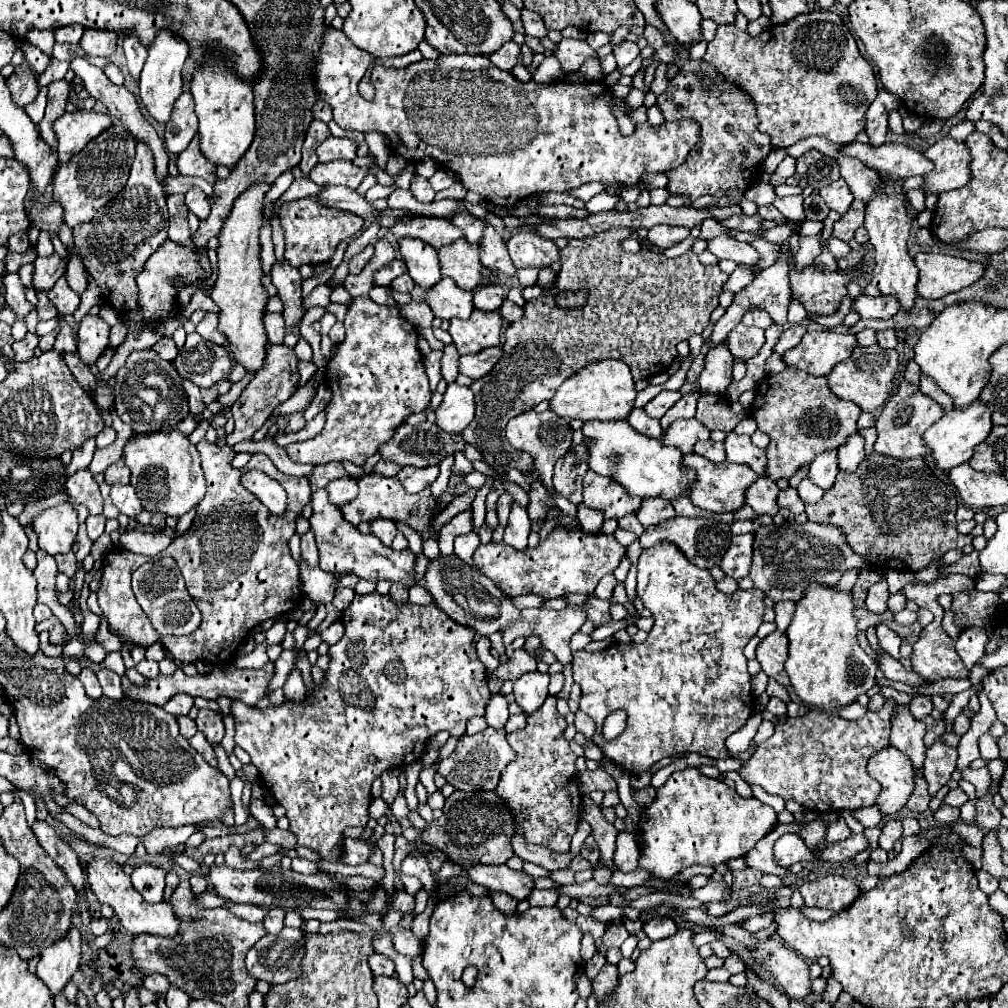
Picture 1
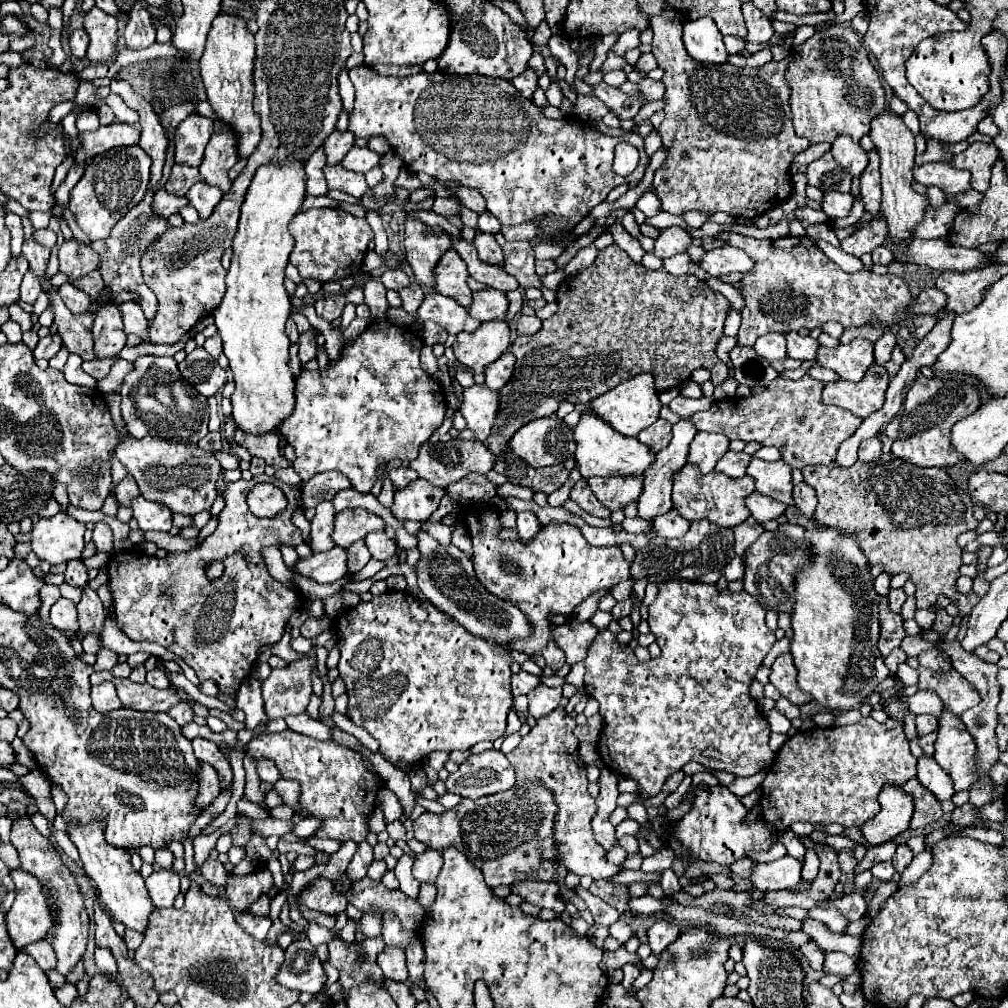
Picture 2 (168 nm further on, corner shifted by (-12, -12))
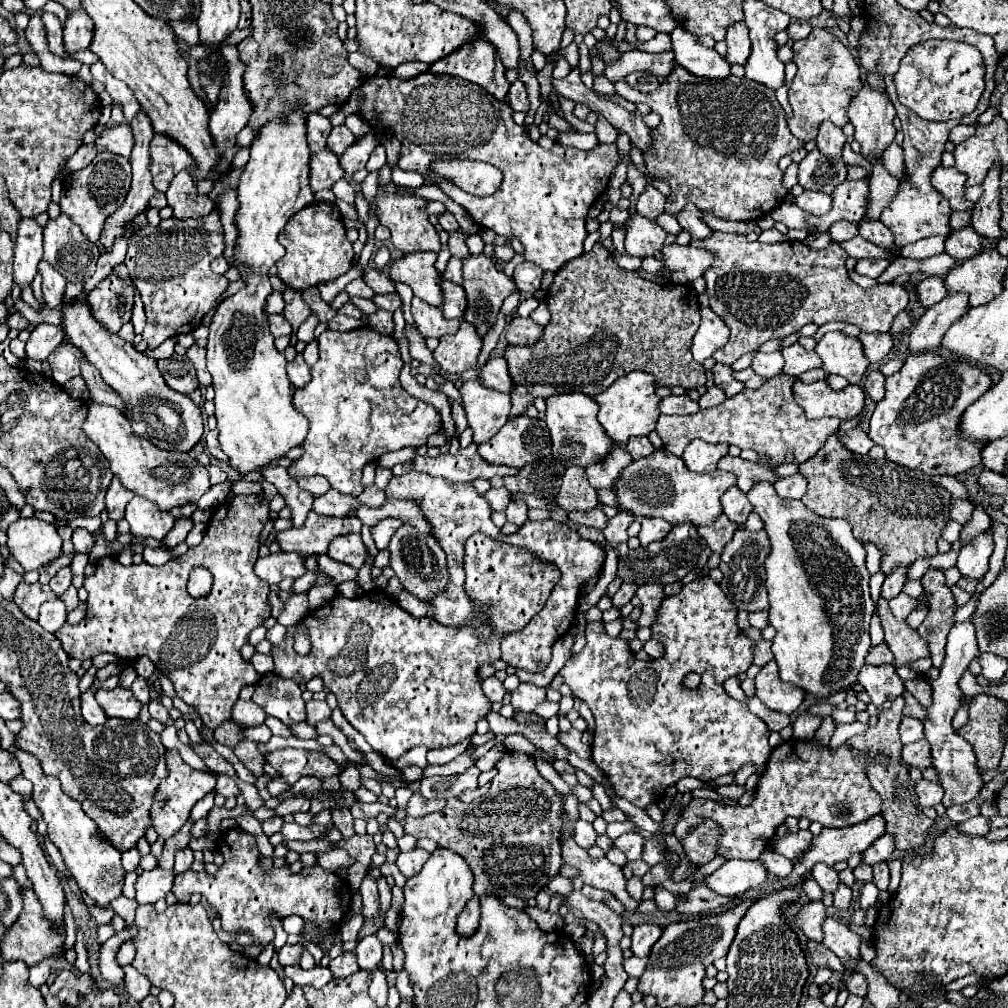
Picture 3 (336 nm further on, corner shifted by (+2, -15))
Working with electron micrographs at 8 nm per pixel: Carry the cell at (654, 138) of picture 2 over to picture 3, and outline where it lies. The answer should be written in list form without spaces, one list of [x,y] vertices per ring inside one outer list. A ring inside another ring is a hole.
[[[647,179],[647,190],[639,196],[637,200],[637,212],[641,216],[647,216],[649,220],[655,220],[665,208],[665,196],[651,186],[651,182]]]

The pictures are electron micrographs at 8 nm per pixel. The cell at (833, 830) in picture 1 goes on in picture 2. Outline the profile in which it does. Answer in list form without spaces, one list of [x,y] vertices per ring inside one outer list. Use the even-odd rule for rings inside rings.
[[[841,849],[839,851],[839,865],[841,865],[843,873],[853,873],[853,869],[857,865],[857,859],[853,855],[853,849]]]

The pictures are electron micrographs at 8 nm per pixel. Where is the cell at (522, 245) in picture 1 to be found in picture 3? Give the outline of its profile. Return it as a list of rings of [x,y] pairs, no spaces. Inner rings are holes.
[[[521,262],[515,266],[515,272],[513,272],[513,278],[517,282],[517,288],[525,294],[533,294],[539,290],[539,284],[541,284],[541,278],[543,278],[543,270],[537,268],[535,264],[529,264],[529,262]]]

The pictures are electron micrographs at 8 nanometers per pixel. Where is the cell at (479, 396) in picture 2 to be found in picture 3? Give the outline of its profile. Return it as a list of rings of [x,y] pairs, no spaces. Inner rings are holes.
[[[477,378],[463,382],[461,396],[475,444],[491,440],[507,424],[511,412],[509,394],[491,390]]]

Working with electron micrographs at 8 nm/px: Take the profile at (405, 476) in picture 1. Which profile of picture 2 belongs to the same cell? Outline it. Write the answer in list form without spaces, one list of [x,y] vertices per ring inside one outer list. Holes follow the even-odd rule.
[[[419,477],[413,483],[409,483],[405,489],[395,493],[395,503],[391,511],[399,519],[425,521],[439,507],[439,501],[443,495],[445,495],[445,489],[433,487],[431,483]]]

